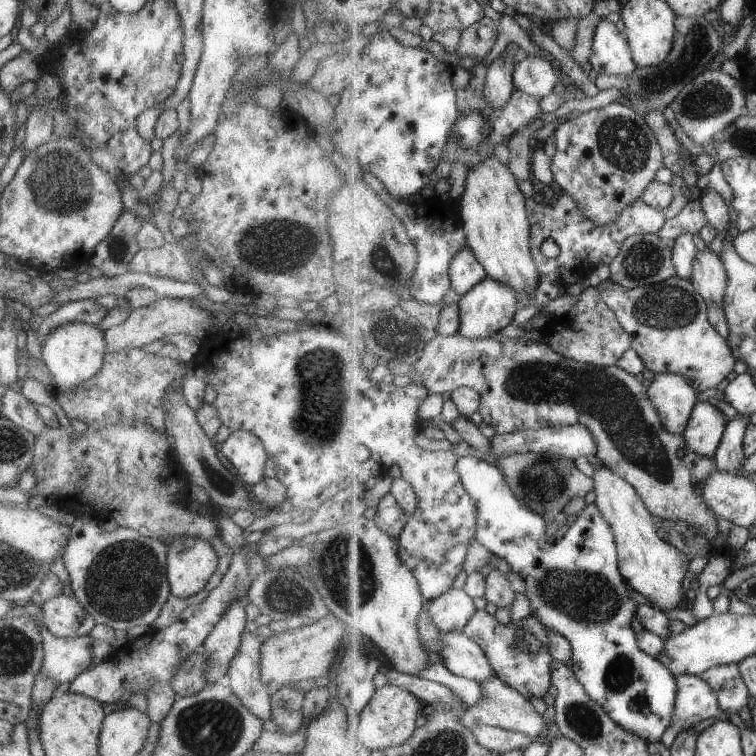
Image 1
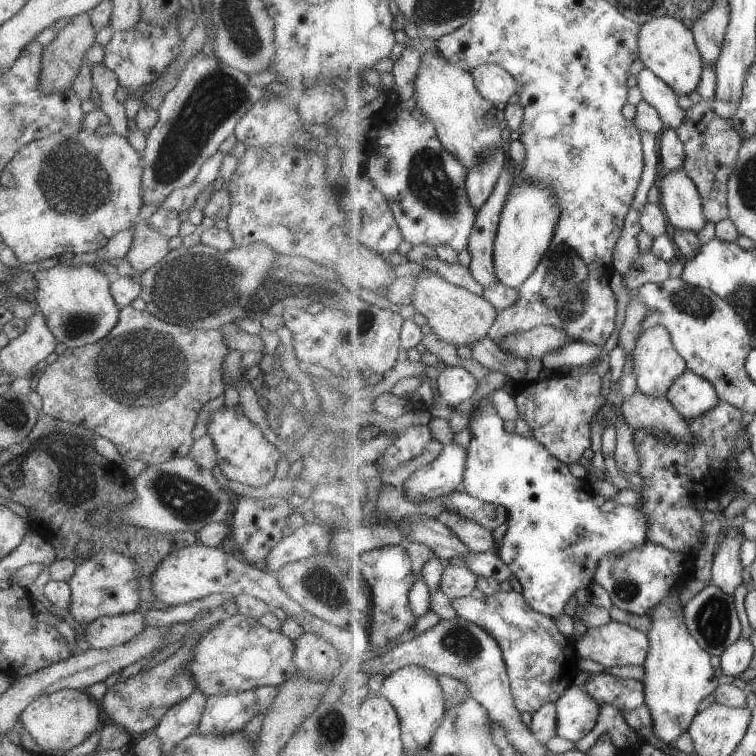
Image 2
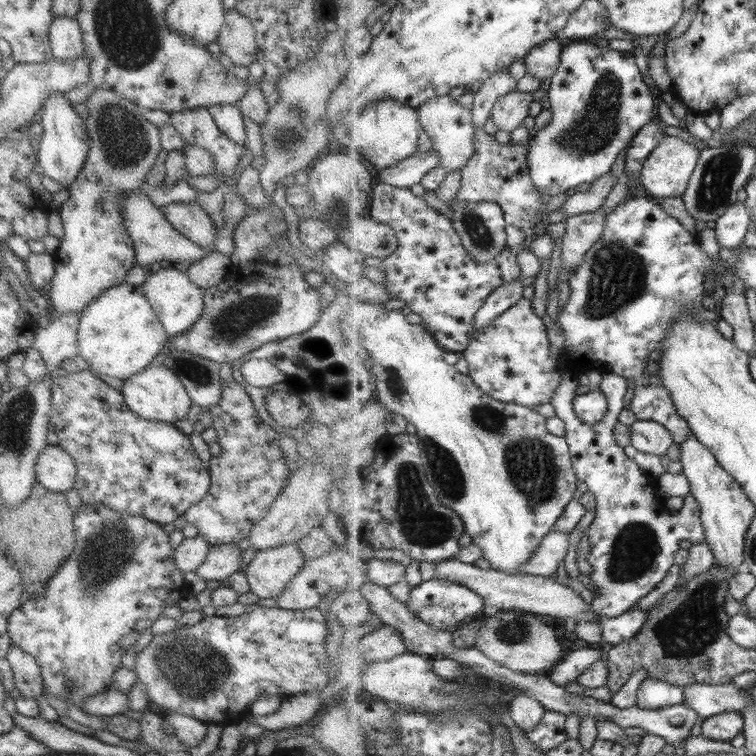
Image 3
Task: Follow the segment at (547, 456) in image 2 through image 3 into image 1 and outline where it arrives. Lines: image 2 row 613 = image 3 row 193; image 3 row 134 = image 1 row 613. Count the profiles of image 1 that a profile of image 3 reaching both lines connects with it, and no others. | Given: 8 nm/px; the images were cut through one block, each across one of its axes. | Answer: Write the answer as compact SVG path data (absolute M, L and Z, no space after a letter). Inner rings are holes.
M467 455L466 457L460 457L458 460L458 471L461 475L464 487L474 498L478 508L478 531L476 537L481 544L485 545L485 548L488 548L494 555L503 558L507 564L510 565L512 571L522 576L527 587L526 596L531 605L532 612L540 618L540 622L549 629L553 629L569 639L569 642L571 642L574 648L572 667L576 672L577 678L590 694L590 697L600 702L601 706L604 706L605 710L608 710L608 713L627 730L633 731L636 735L641 735L641 737L645 738L650 743L662 742L665 731L669 730L670 726L673 726L673 721L676 718L678 691L676 674L673 674L673 671L668 666L665 666L657 657L641 650L641 647L638 645L637 633L633 630L631 622L633 622L633 618L637 617L636 614L640 604L629 596L629 590L627 590L628 582L620 571L620 554L616 543L616 532L613 530L610 522L604 517L604 514L599 510L599 507L595 502L587 505L582 510L578 519L570 526L569 530L560 539L554 540L553 537L547 536L547 522L545 522L545 518L539 513L536 513L526 502L523 502L523 500L518 500L517 496L513 494L511 486L507 484L505 476L501 474L499 466L492 466L485 460Z

